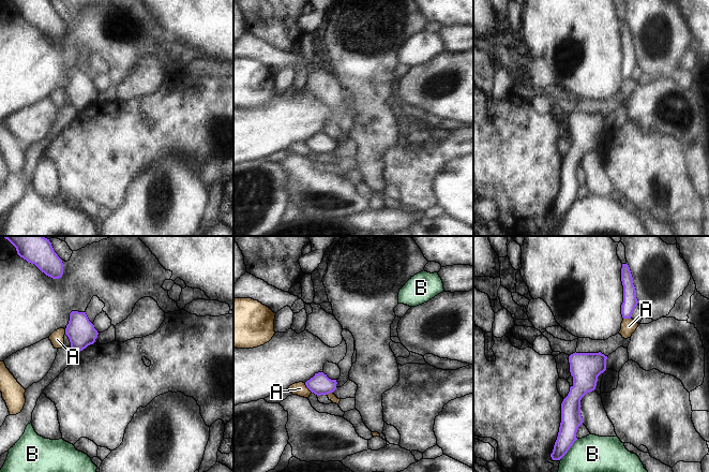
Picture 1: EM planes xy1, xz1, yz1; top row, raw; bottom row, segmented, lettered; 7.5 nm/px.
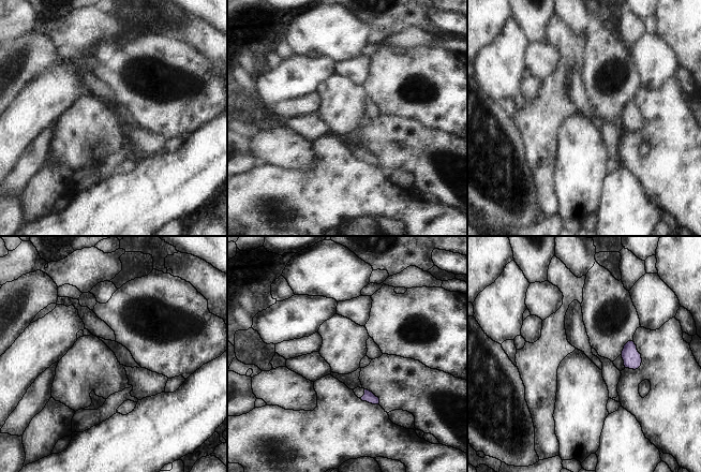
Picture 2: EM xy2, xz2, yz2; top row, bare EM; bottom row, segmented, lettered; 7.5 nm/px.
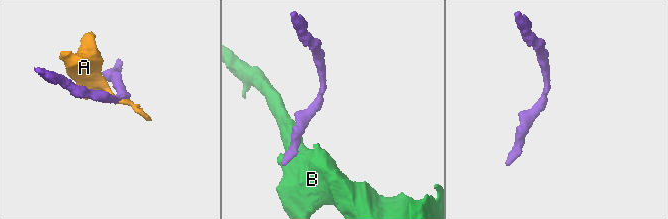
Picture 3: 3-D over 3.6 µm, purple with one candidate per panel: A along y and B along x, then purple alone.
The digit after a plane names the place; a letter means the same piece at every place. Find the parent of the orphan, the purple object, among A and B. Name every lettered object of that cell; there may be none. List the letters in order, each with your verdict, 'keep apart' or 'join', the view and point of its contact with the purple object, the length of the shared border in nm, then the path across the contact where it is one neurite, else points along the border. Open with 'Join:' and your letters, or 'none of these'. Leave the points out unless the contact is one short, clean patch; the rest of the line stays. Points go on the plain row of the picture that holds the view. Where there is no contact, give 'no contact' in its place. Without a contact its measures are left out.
Join: none of these
A: keep apart; contact xz1 (307, 147); length 90 nm; border xz1 (304, 143), (312, 151)
B: keep apart; contact yz1 (569, 208); length 200 nm; border yz1 (577, 198), (560, 218)

